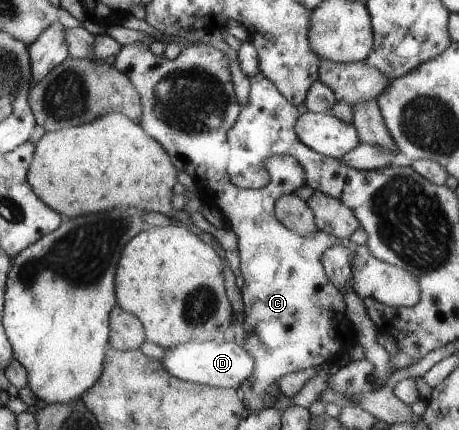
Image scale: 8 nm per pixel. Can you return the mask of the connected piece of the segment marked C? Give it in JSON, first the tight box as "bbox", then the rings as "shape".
{"bbox":[112,44,419,413],"shape":[[[129,44],[123,45],[123,48],[119,50],[119,54],[117,54],[115,63],[112,66],[115,66],[119,72],[123,72],[123,74],[125,74],[125,76],[131,80],[131,83],[133,86],[135,86],[135,90],[137,90],[137,92],[139,92],[139,96],[141,96],[143,106],[143,116],[141,116],[141,122],[139,123],[141,128],[143,128],[143,130],[145,130],[145,132],[147,132],[151,138],[155,138],[155,140],[159,142],[160,146],[163,146],[163,150],[169,154],[171,162],[173,162],[173,165],[178,172],[187,173],[189,176],[191,176],[193,181],[198,181],[198,186],[200,188],[203,188],[205,191],[209,190],[209,192],[213,194],[213,202],[215,202],[214,206],[217,206],[217,209],[221,212],[225,226],[232,230],[235,233],[235,236],[237,236],[237,253],[239,253],[239,258],[241,260],[241,276],[245,281],[245,285],[241,289],[241,296],[244,304],[243,328],[246,333],[245,339],[243,340],[243,350],[245,350],[245,352],[247,352],[247,354],[249,354],[254,361],[251,376],[249,376],[249,378],[245,378],[245,382],[239,386],[239,389],[243,391],[243,402],[245,408],[247,408],[250,413],[259,412],[261,410],[265,410],[265,408],[273,408],[285,403],[285,397],[283,396],[281,388],[278,385],[278,380],[282,376],[292,372],[305,370],[310,367],[317,368],[320,365],[327,364],[327,362],[330,361],[333,362],[334,360],[343,360],[343,358],[346,357],[347,352],[349,352],[349,350],[351,350],[351,348],[357,344],[355,330],[352,327],[349,316],[346,314],[347,304],[345,304],[345,298],[343,298],[341,295],[340,290],[337,290],[337,288],[331,284],[322,264],[323,252],[325,252],[325,250],[329,250],[331,246],[345,246],[345,250],[349,250],[349,252],[353,252],[353,254],[355,254],[351,260],[353,260],[354,267],[357,268],[356,286],[357,294],[359,296],[373,297],[377,301],[381,302],[381,304],[387,305],[389,308],[411,307],[419,302],[419,283],[415,276],[410,274],[407,270],[397,267],[396,265],[391,265],[390,263],[376,260],[375,256],[373,256],[373,252],[371,252],[366,245],[355,244],[355,242],[351,242],[351,240],[348,239],[341,240],[319,230],[317,230],[313,236],[299,236],[297,232],[293,232],[293,230],[285,228],[285,226],[283,226],[283,224],[277,220],[275,217],[275,204],[277,203],[277,200],[282,198],[284,195],[291,195],[292,193],[295,193],[297,189],[305,186],[305,170],[303,170],[303,166],[301,166],[301,164],[299,164],[299,162],[297,162],[293,156],[273,155],[265,161],[264,165],[271,177],[271,182],[264,188],[259,190],[245,190],[243,188],[238,188],[235,186],[235,184],[232,184],[226,172],[230,153],[230,146],[227,142],[226,135],[227,132],[229,132],[229,128],[231,128],[231,126],[233,126],[233,124],[235,124],[235,122],[237,122],[239,119],[241,106],[237,101],[237,96],[235,95],[231,76],[233,71],[230,70],[229,58],[227,58],[227,54],[223,53],[223,50],[213,48],[213,46],[205,44],[193,44],[183,48],[183,51],[181,54],[179,54],[179,56],[177,56],[177,58],[175,58],[175,60],[167,60],[163,56],[155,56],[155,54],[153,54],[150,48],[145,46],[145,44]]]}

